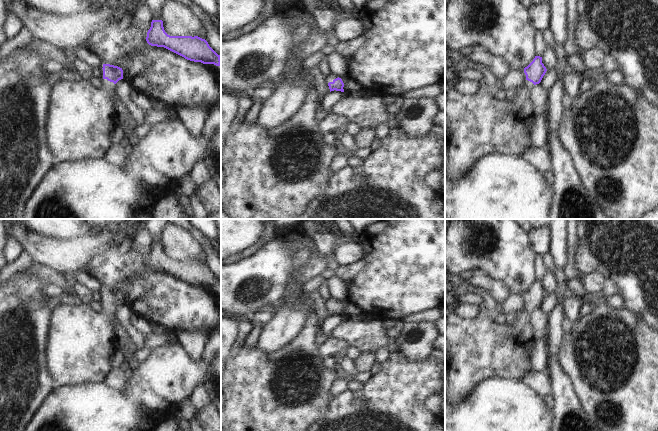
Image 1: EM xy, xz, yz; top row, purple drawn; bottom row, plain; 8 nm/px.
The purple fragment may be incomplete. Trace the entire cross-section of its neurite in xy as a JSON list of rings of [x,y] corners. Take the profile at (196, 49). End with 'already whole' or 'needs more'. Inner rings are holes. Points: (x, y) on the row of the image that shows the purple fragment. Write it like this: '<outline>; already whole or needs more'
[[[152,20],[146,41],[151,46],[164,47],[187,60],[220,66],[218,55],[205,39],[198,36],[170,36],[163,27],[162,20]]]; already whole

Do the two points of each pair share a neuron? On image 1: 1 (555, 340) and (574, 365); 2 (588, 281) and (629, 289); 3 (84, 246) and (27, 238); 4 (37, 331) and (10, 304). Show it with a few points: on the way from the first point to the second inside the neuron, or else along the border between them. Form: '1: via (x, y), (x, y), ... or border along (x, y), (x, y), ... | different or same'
1: border along (564, 334), (558, 353), (558, 361), (562, 370) | different
2: border along (583, 274), (599, 272), (605, 279) | different
3: via (70, 249), (41, 249) | same
4: via (32, 322), (27, 310), (19, 310) | same

